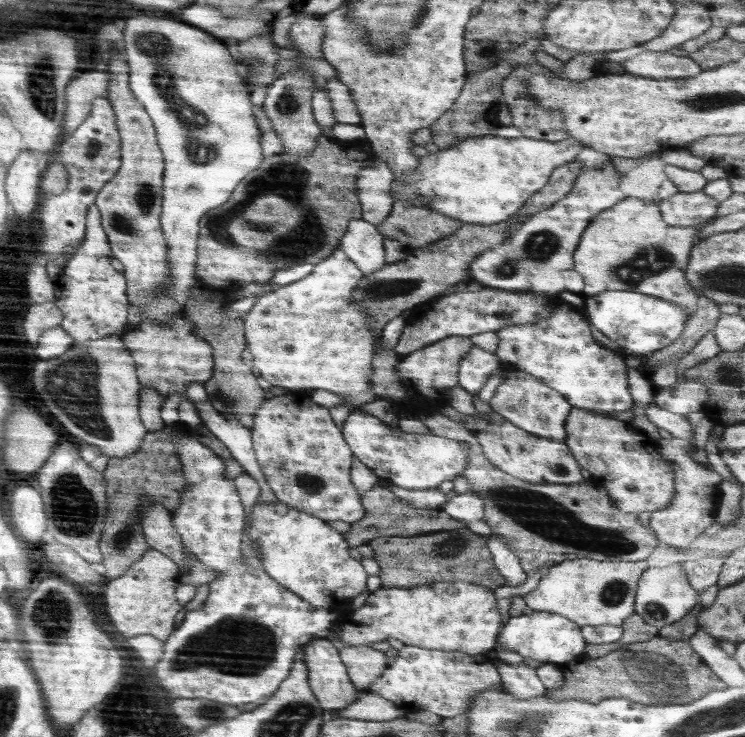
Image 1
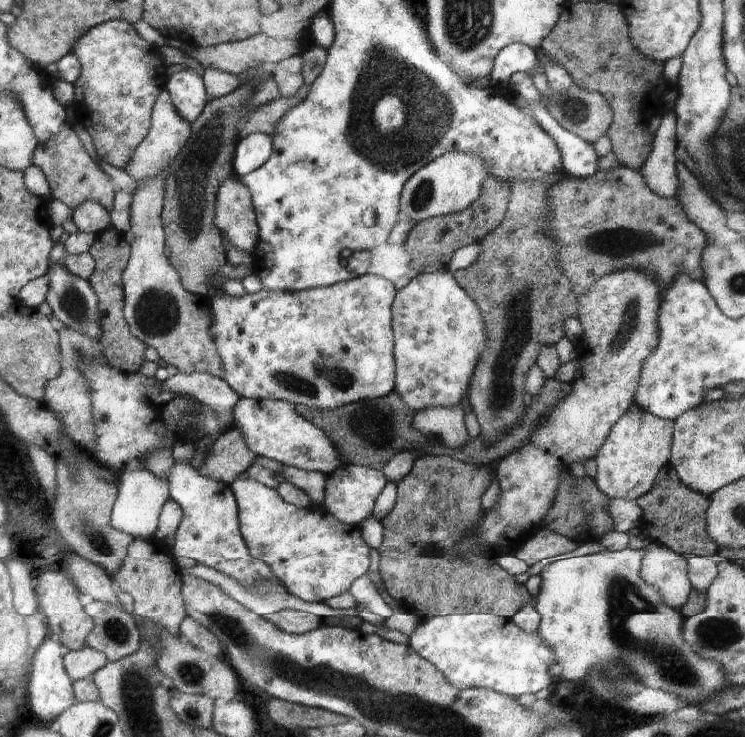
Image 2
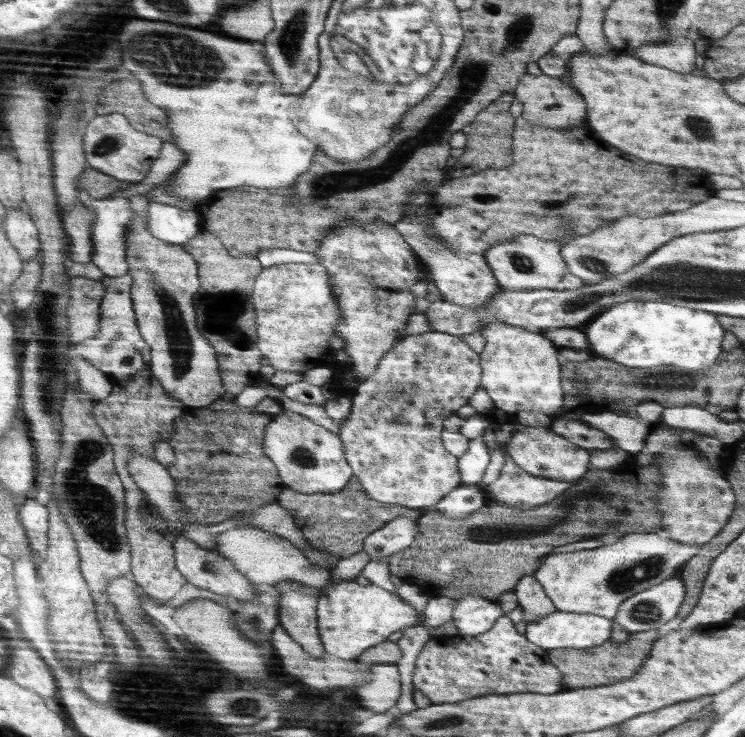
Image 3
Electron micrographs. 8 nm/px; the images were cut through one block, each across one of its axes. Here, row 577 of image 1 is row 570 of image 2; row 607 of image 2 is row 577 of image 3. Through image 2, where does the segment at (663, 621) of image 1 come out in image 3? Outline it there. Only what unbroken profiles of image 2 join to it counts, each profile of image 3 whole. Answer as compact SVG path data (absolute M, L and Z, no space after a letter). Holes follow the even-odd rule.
M680 572L648 590L626 598L620 606L614 622L632 632L663 630L668 620L677 616L686 596Z

